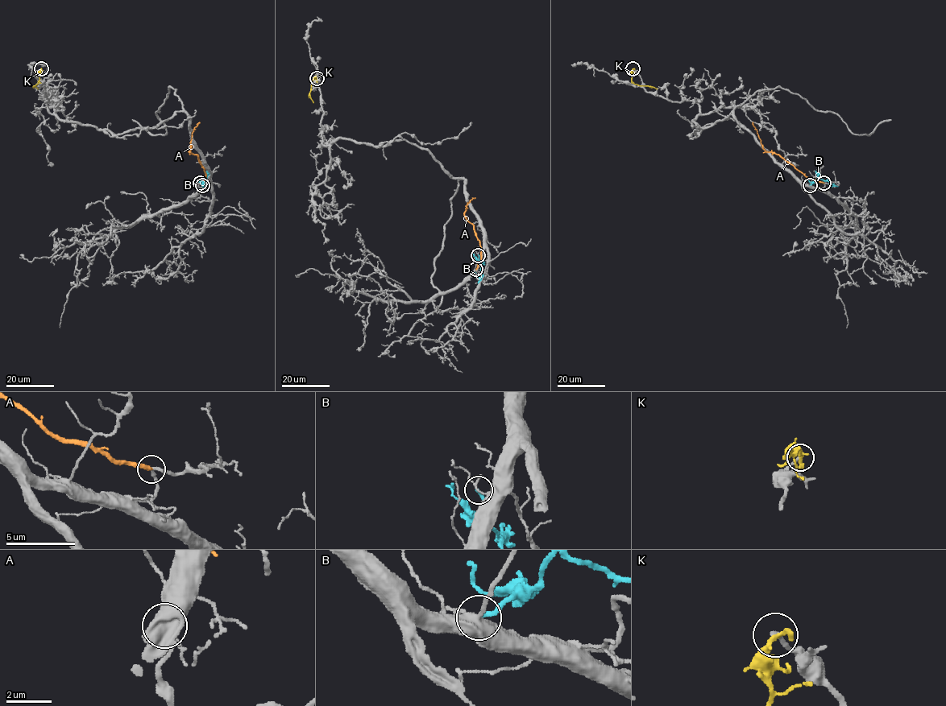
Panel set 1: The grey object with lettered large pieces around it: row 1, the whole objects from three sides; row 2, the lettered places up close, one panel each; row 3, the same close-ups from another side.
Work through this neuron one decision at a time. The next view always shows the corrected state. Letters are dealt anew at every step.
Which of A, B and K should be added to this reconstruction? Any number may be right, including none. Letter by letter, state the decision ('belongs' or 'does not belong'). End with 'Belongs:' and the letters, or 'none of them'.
A: does not belong
B: does not belong
K: does not belong
Belongs: none of them

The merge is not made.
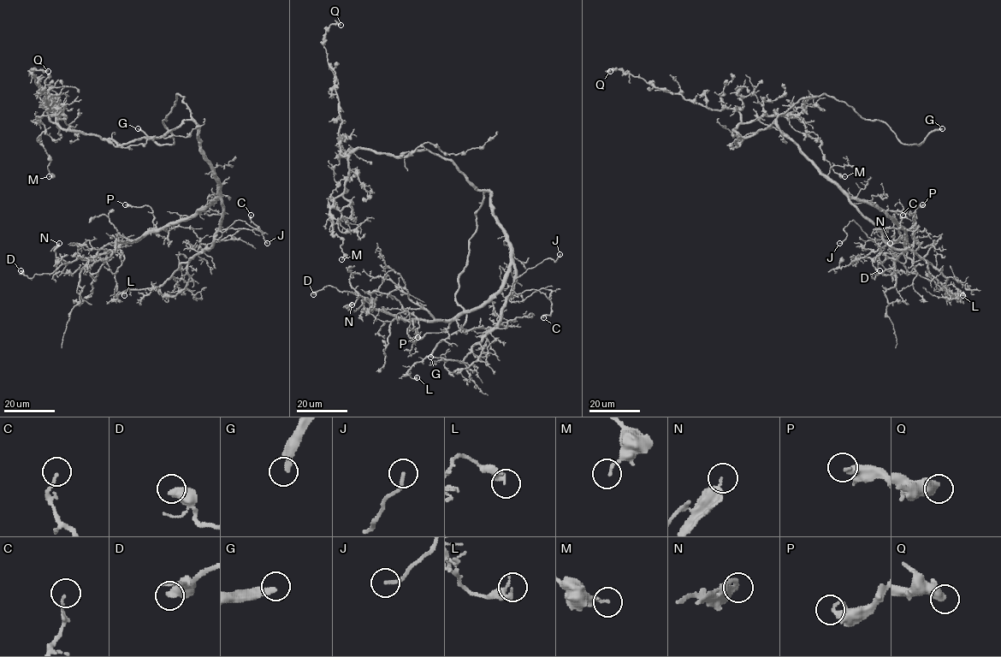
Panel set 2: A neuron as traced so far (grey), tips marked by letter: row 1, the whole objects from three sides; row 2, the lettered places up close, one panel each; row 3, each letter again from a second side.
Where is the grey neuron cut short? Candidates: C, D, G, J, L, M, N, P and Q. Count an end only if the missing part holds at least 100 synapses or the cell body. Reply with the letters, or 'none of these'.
G

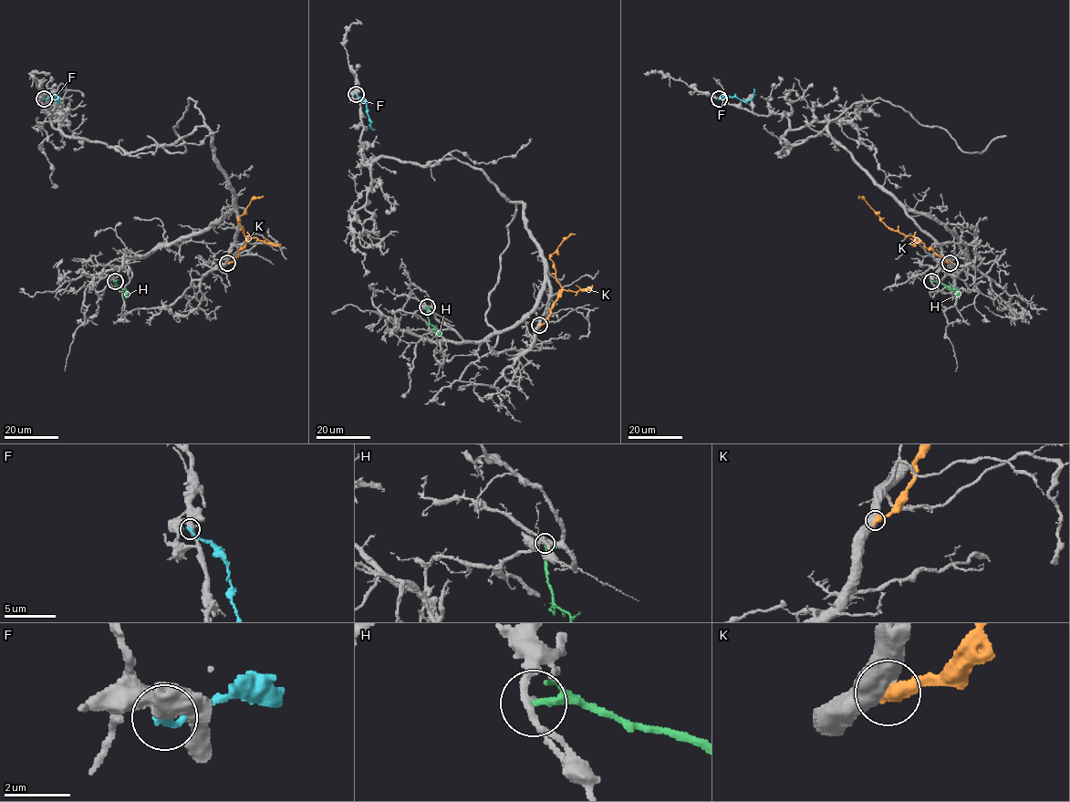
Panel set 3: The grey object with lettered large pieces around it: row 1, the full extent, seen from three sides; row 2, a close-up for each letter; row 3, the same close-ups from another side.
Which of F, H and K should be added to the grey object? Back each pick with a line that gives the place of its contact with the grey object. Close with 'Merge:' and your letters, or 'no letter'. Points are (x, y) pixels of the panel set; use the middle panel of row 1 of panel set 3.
Merge: no letter

